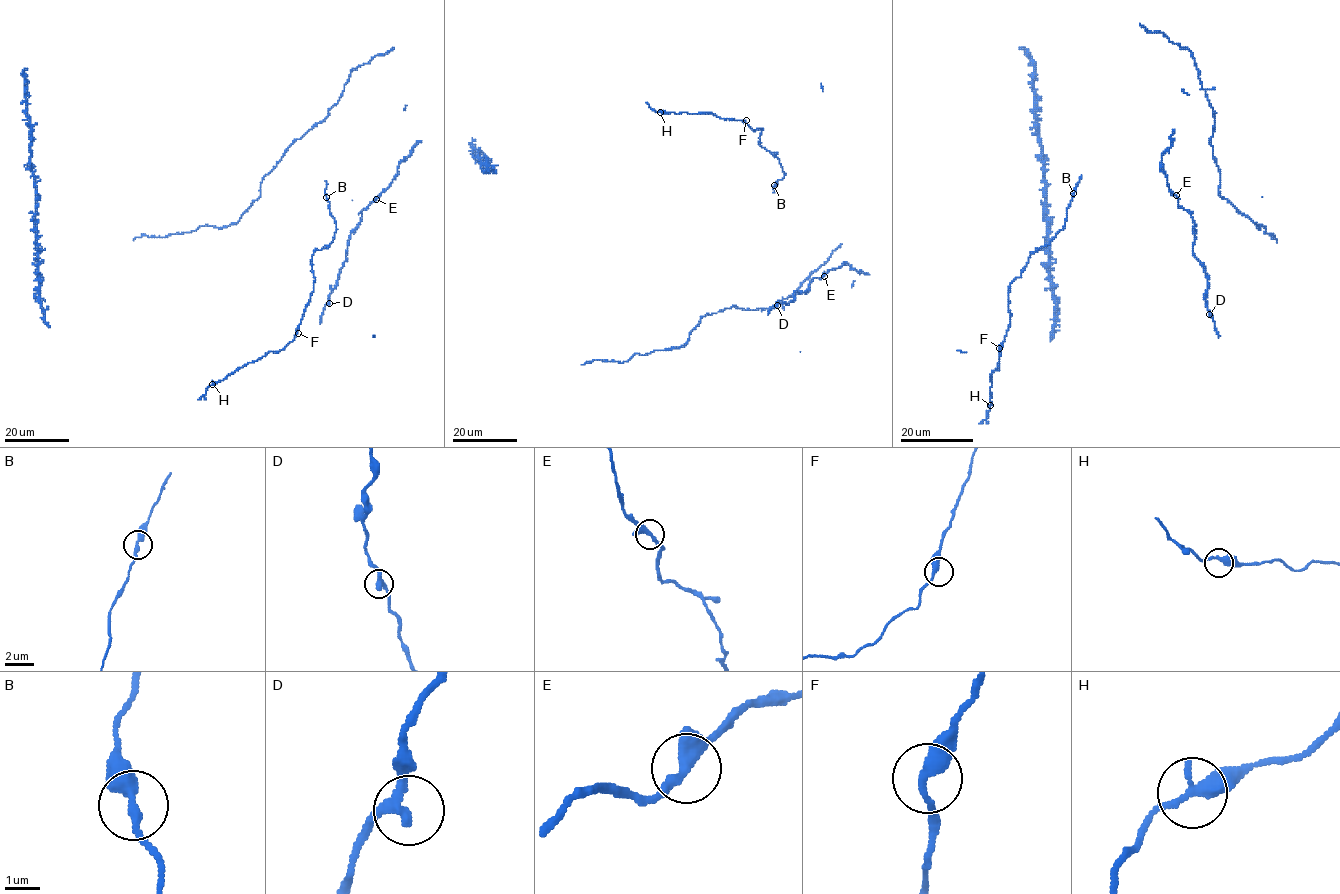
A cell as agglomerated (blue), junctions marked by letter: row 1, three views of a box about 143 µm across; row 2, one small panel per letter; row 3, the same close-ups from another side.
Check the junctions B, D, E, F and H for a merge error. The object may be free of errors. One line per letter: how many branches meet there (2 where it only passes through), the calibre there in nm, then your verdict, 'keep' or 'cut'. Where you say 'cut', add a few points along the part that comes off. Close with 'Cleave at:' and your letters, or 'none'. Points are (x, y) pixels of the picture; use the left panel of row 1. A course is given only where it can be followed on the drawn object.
B: 2 | 320 nm | keep
D: 2 | 280 nm | keep
E: 2 | 360 nm | keep
F: 2 | 360 nm | keep
H: 2 | 360 nm | keep
Cleave at: none

